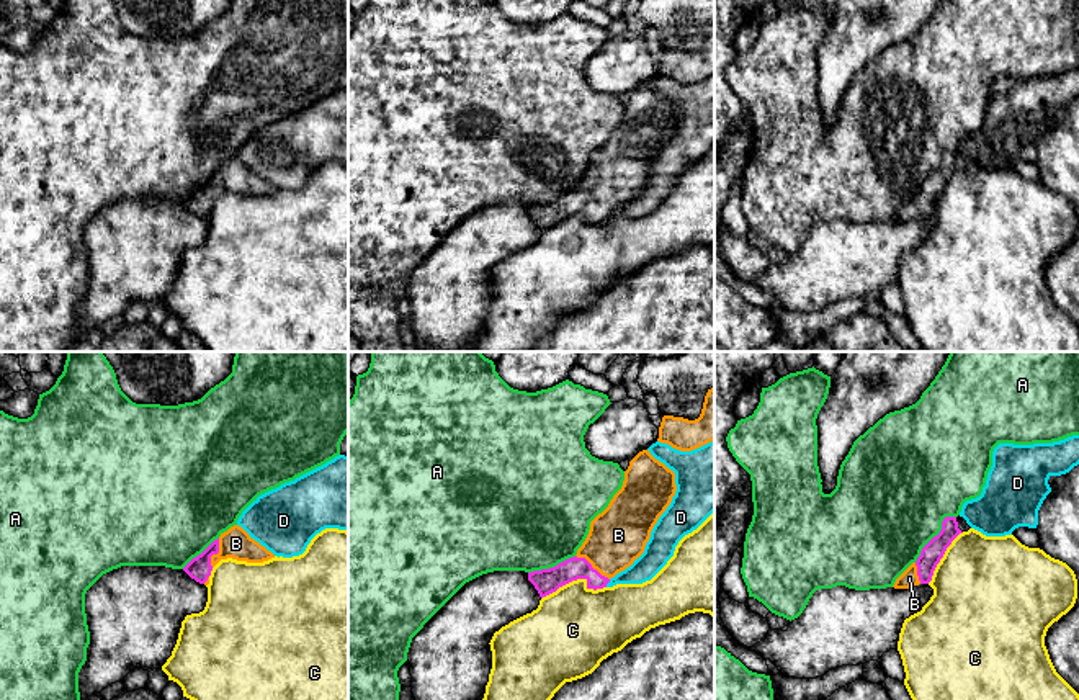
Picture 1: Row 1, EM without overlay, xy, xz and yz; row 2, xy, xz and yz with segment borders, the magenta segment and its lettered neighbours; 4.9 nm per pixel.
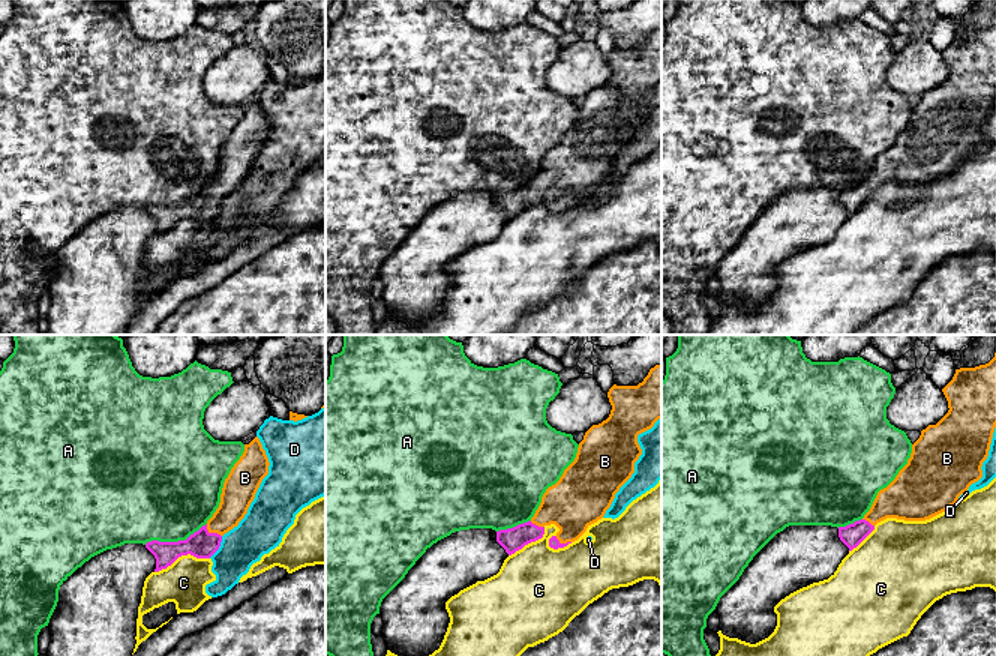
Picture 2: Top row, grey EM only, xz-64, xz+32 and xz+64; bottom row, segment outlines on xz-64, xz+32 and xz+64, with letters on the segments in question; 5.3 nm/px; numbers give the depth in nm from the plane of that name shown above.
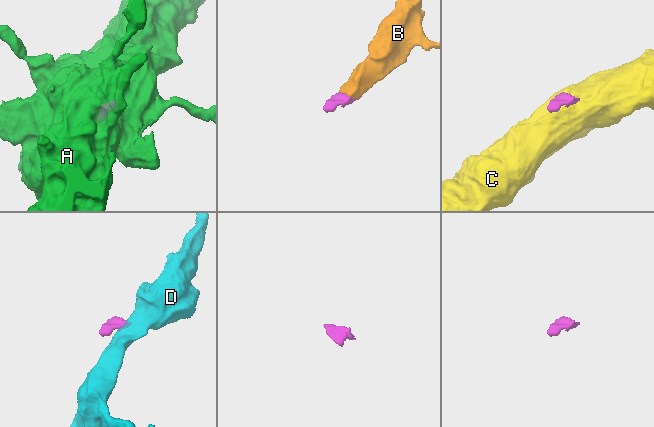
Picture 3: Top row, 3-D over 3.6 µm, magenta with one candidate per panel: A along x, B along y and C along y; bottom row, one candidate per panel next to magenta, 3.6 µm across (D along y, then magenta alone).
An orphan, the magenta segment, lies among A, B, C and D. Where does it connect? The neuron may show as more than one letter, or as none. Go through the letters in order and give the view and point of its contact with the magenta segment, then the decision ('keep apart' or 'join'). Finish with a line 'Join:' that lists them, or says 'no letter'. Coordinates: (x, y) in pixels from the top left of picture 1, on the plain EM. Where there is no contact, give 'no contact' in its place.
A: meets magenta in yz at (937, 169); keep apart
B: meets magenta in xz at (590, 200); join
C: meets magenta in xz at (574, 213); keep apart
D: meets magenta in xz at (608, 215); keep apart
Join: B

